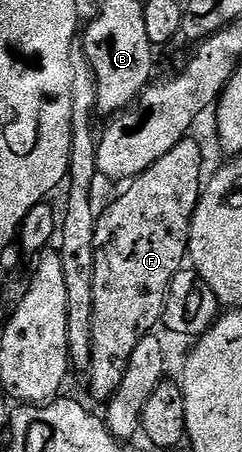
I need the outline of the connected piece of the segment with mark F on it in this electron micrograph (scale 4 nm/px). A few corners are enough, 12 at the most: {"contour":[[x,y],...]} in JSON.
{"contour":[[184,139],[95,222],[91,393],[110,399],[188,260]]}

